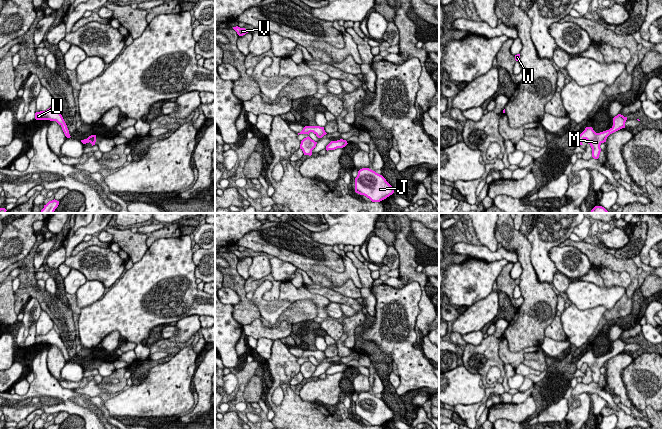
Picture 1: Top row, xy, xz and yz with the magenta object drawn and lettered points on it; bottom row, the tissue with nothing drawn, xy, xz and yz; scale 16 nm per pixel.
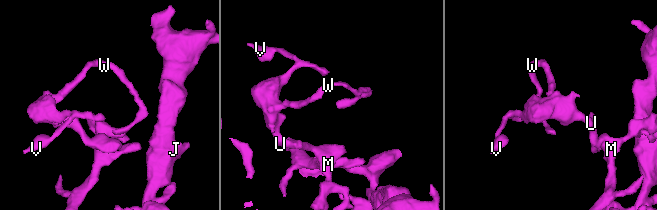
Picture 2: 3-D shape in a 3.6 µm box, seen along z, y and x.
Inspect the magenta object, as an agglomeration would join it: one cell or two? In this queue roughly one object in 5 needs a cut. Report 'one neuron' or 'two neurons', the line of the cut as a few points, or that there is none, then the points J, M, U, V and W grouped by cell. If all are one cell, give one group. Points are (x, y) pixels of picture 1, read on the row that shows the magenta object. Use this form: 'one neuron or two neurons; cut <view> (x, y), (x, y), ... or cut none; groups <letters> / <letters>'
one neuron; cut none; groups J M U V W

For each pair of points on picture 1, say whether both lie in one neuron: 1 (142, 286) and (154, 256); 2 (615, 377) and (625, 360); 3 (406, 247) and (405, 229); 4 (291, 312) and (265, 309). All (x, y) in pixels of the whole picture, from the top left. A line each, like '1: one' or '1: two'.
1: one
2: one
3: one
4: two

